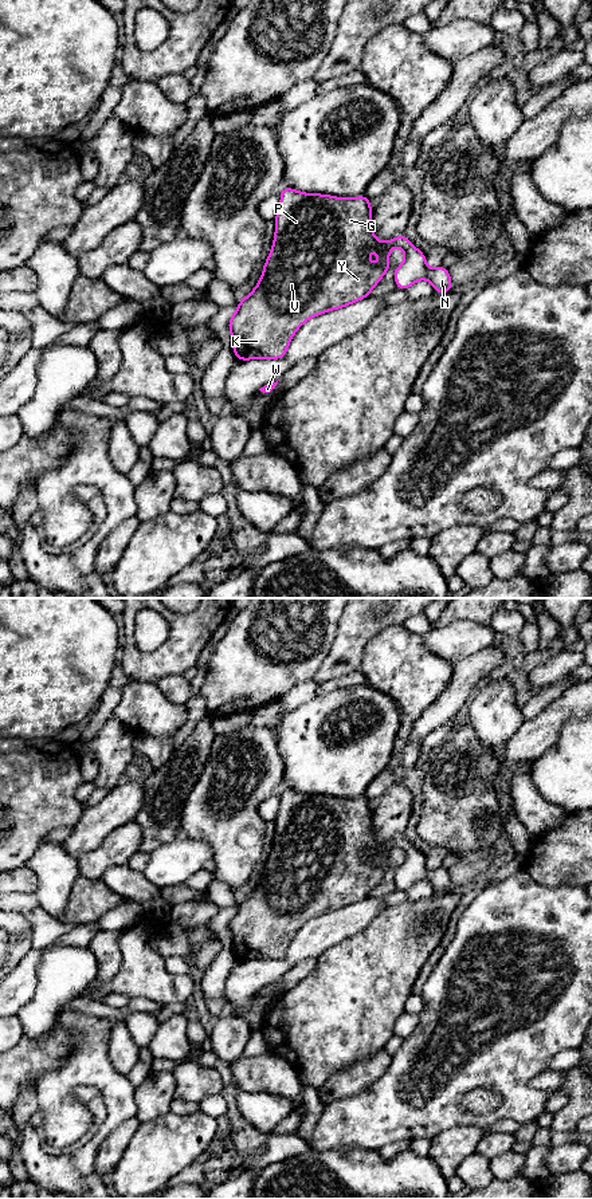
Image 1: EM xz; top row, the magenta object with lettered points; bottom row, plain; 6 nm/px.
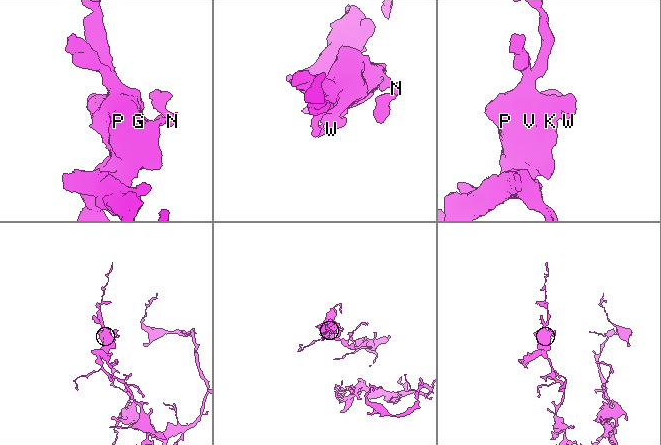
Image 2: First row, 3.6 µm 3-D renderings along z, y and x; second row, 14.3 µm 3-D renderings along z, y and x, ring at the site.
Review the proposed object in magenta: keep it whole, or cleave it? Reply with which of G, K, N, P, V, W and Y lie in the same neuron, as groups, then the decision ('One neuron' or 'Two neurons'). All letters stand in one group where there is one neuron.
Groups: G K N P V W Y. One neuron

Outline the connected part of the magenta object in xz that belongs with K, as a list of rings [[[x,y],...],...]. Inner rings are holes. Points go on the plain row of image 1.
[[[282,789],[281,805],[274,819],[275,836],[271,853],[264,862],[263,873],[255,889],[238,904],[236,912],[228,921],[232,951],[238,962],[285,959],[295,932],[310,919],[346,908],[371,896],[389,869],[389,853],[399,848],[404,852],[404,862],[395,870],[396,889],[405,892],[417,881],[430,881],[435,895],[452,891],[448,869],[439,866],[428,869],[426,854],[419,852],[407,837],[399,836],[388,842],[379,842],[373,834],[372,806],[364,797],[342,799],[330,795],[302,794],[293,789]],[[368,852],[376,853],[381,862],[373,865],[368,861]]]

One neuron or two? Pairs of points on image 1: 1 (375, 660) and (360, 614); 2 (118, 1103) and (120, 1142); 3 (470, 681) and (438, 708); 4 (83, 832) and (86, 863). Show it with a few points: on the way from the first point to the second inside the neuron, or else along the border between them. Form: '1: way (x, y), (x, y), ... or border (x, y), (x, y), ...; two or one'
1: border (395, 625), (381, 629), (367, 644), (359, 668); two
2: border (136, 1116), (124, 1120), (100, 1148); two
3: way (462, 690), (446, 706); one
4: border (110, 834), (98, 846), (77, 859); two

